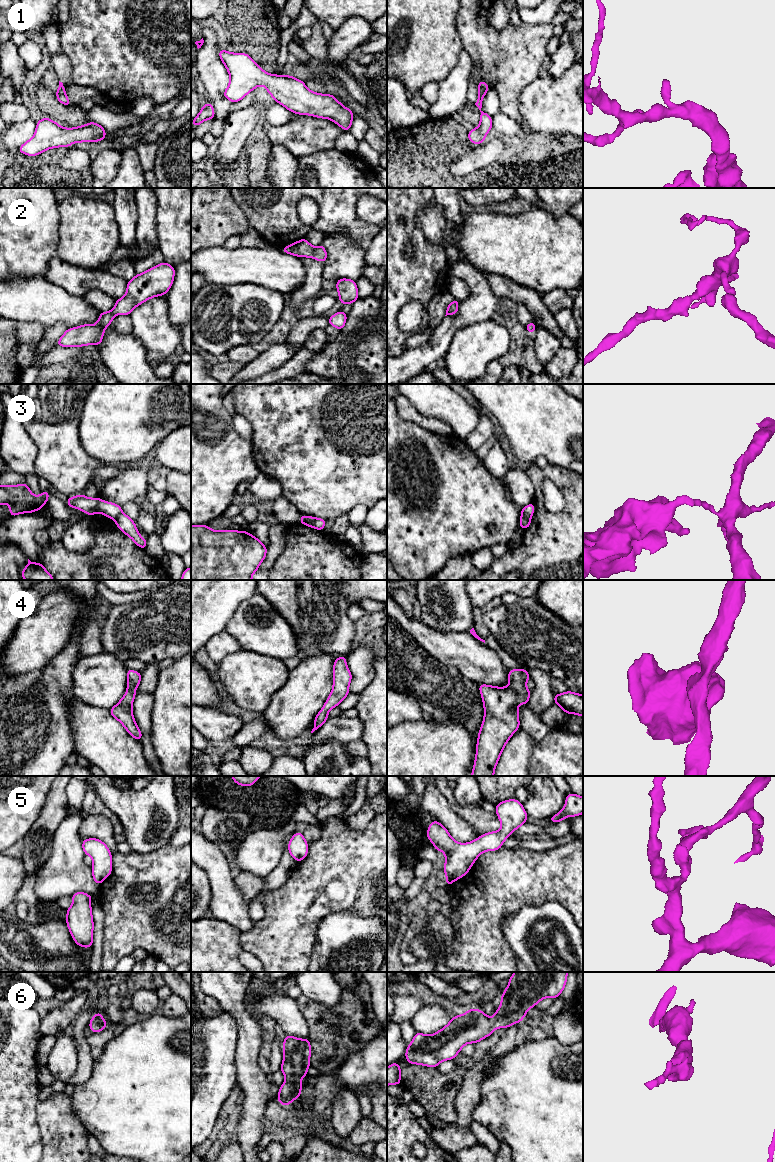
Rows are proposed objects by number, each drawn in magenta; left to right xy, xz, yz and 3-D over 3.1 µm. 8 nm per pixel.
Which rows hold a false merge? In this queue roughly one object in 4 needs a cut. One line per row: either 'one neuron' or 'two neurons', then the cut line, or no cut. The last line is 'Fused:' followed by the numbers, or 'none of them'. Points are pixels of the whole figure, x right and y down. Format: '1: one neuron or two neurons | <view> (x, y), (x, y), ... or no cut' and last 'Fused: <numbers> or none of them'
1: one neuron | no cut
2: one neuron | no cut
3: two neurons | xz (310, 517), (313, 526)
4: one neuron | no cut
5: one neuron | no cut
6: one neuron | no cut
Fused: 3

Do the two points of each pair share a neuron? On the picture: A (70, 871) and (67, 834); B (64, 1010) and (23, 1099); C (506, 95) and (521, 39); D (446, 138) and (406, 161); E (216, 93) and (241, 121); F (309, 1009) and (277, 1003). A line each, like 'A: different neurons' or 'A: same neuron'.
A: same neuron
B: different neurons
C: same neuron
D: same neuron
E: different neurons
F: different neurons

